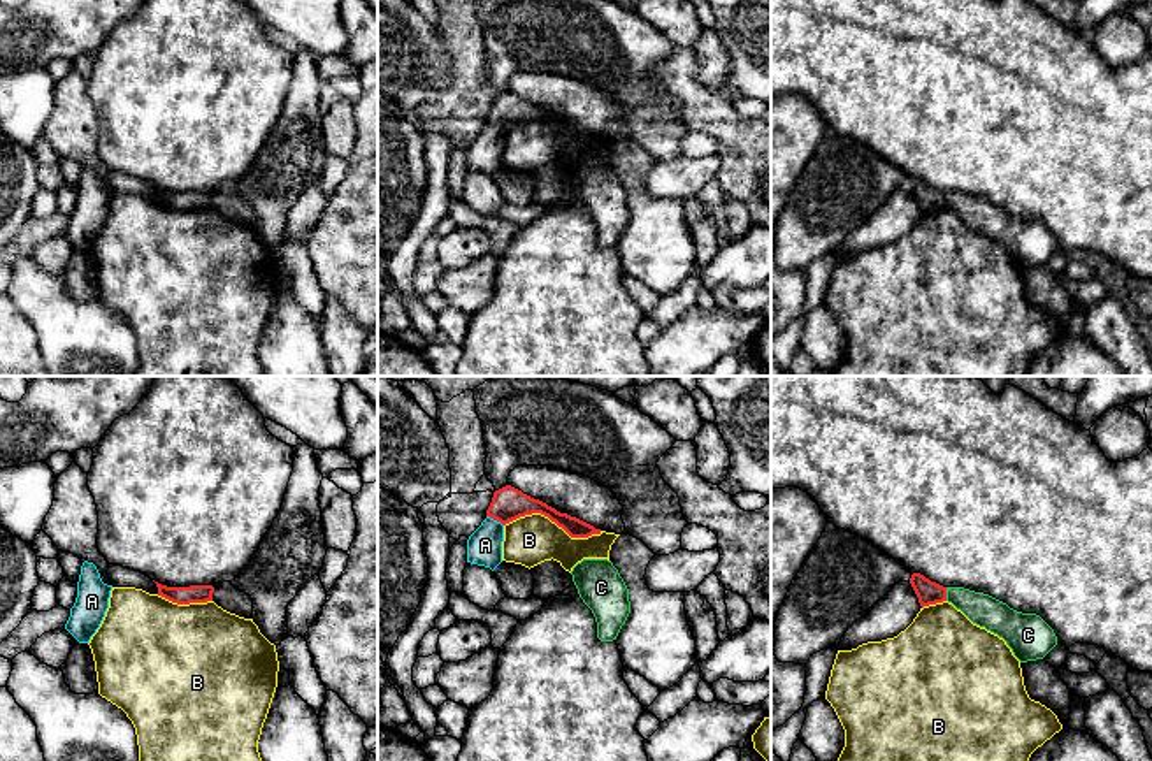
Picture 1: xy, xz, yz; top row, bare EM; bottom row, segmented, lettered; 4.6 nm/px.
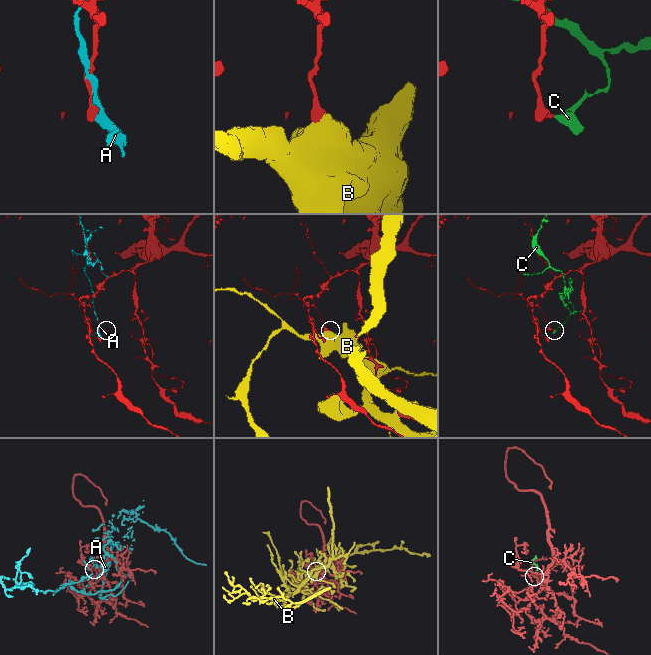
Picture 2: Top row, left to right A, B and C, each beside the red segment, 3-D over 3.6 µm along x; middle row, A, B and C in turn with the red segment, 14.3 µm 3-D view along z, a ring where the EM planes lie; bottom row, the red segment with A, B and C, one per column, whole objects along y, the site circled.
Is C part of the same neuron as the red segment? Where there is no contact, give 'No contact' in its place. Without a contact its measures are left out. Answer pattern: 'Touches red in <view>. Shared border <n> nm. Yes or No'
Touches red in yz. Shared border 60 nm. Yes

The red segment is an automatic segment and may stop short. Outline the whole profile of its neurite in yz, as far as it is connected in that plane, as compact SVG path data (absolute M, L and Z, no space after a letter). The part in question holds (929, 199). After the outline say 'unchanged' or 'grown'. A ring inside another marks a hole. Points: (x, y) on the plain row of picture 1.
M920 179L910 190L920 213L948 207L973 230L997 241L1020 269L1043 265L1055 251L1054 236L1036 220L1022 220L1006 209L964 193L943 193Z; grown

